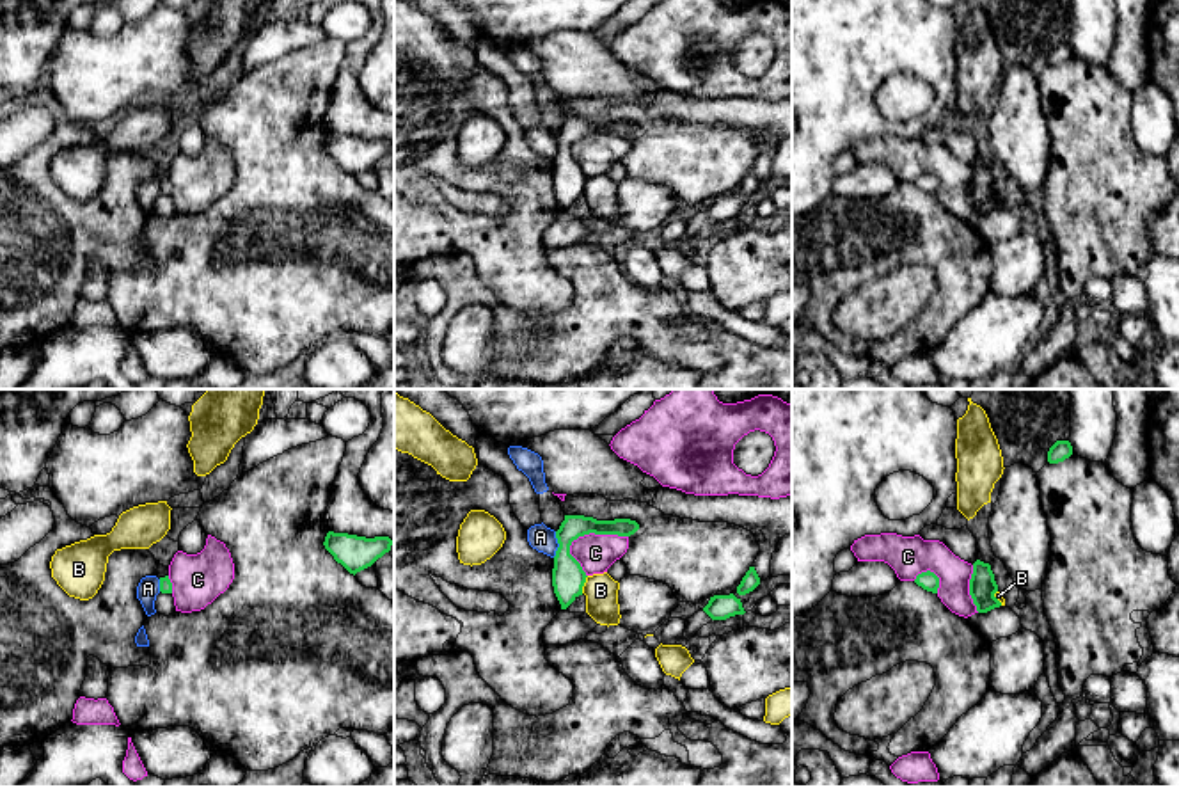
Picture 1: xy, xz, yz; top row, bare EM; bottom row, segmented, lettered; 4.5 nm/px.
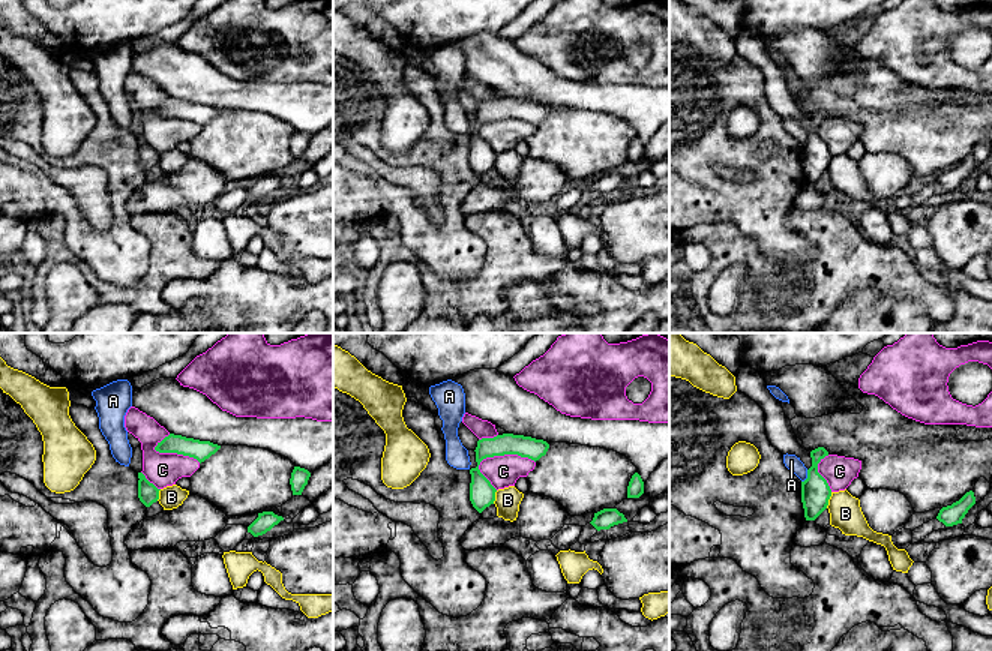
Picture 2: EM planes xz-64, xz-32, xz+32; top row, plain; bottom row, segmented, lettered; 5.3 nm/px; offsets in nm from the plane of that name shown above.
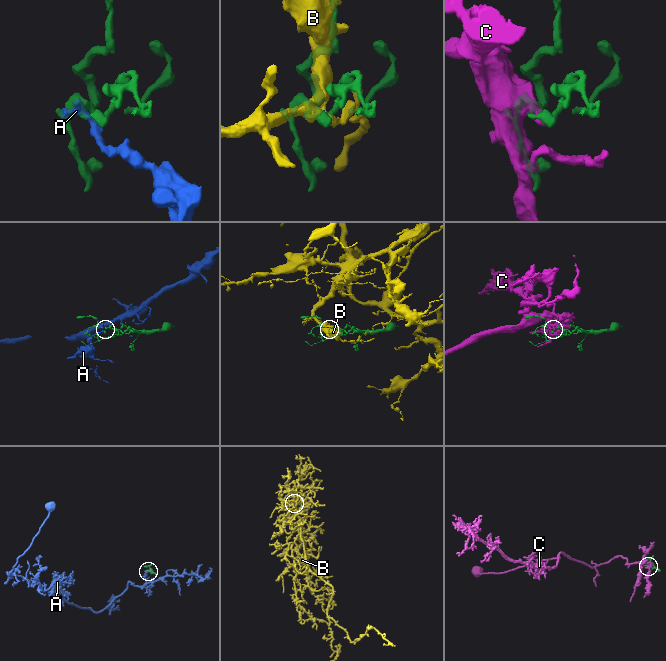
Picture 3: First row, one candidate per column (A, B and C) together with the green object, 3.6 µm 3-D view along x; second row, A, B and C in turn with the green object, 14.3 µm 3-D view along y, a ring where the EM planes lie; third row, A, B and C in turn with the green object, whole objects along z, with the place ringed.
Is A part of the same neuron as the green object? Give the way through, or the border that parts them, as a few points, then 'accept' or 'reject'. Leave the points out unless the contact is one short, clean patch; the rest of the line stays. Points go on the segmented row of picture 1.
border xz (556, 532), (558, 549), (553, 556); reject

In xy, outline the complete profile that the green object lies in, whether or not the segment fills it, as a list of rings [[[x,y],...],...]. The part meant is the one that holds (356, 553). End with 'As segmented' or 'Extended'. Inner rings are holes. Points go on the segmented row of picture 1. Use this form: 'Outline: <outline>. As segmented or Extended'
Outline: [[[328,531],[323,545],[337,563],[355,576],[389,552],[392,540],[389,537],[366,538]]]. As segmented

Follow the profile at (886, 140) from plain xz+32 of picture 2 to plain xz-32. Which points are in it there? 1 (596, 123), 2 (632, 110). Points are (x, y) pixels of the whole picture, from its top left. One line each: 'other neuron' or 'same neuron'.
1: same neuron
2: other neuron

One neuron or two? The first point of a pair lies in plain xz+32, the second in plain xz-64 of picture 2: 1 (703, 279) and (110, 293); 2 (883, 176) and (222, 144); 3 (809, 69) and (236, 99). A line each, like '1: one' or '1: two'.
1: one
2: two
3: one

